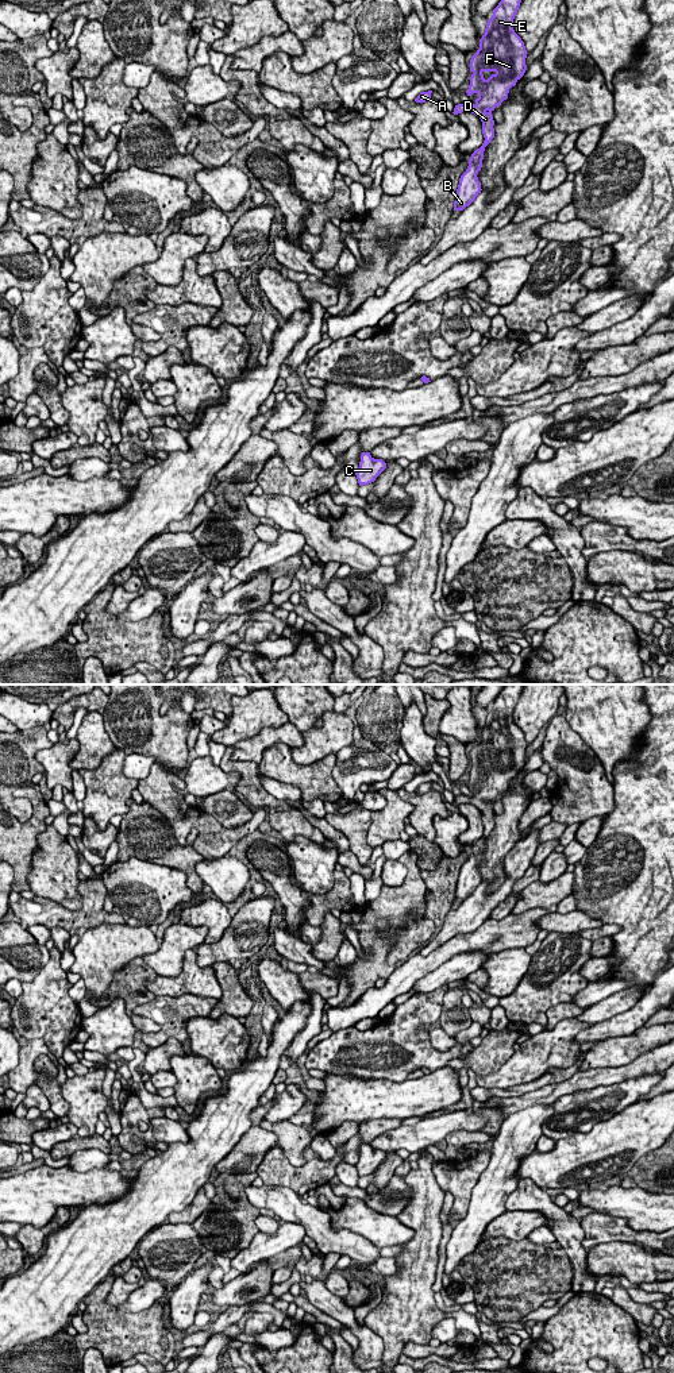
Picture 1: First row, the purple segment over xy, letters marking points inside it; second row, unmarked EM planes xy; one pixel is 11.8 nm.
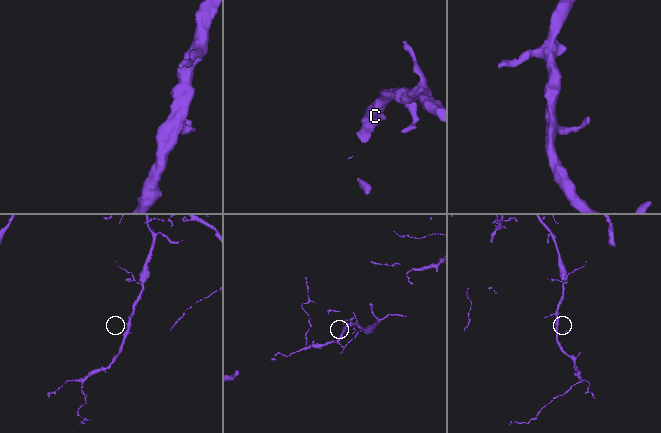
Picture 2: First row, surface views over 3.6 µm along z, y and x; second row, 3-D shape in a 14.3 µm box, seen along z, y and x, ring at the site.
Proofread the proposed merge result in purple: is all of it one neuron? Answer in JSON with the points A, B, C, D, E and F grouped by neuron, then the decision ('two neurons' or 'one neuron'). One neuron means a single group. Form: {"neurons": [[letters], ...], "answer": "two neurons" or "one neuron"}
{"neurons": [["A", "B", "C", "D", "E", "F"]], "answer": "one neuron"}

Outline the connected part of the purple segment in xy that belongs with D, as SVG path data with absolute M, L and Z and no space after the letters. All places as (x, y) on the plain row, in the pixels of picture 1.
M505 684L498 697L493 701L493 707L488 711L485 725L479 730L479 740L470 751L470 776L466 782L467 787L477 784L475 794L470 798L467 795L458 795L454 799L454 806L462 803L471 803L478 807L482 813L484 834L477 840L470 851L466 863L459 869L457 887L454 892L454 902L463 902L469 898L475 888L481 884L481 873L478 872L478 863L482 859L485 838L494 829L494 811L492 803L496 798L501 797L508 790L509 780L524 767L527 761L525 749L527 741L521 729L513 721L513 710L520 698L524 684Z

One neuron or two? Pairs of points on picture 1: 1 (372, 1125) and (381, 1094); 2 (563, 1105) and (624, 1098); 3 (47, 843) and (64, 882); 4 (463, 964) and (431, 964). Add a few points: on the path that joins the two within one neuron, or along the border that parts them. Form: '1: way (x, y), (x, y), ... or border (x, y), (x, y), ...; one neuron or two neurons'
1: border (401, 1118), (370, 1118), (359, 1123); two neurons
2: way (578, 1103), (601, 1103), (609, 1099); one neuron
3: way (54, 852), (54, 872); one neuron
4: border (470, 952), (455, 953), (415, 983); two neurons

